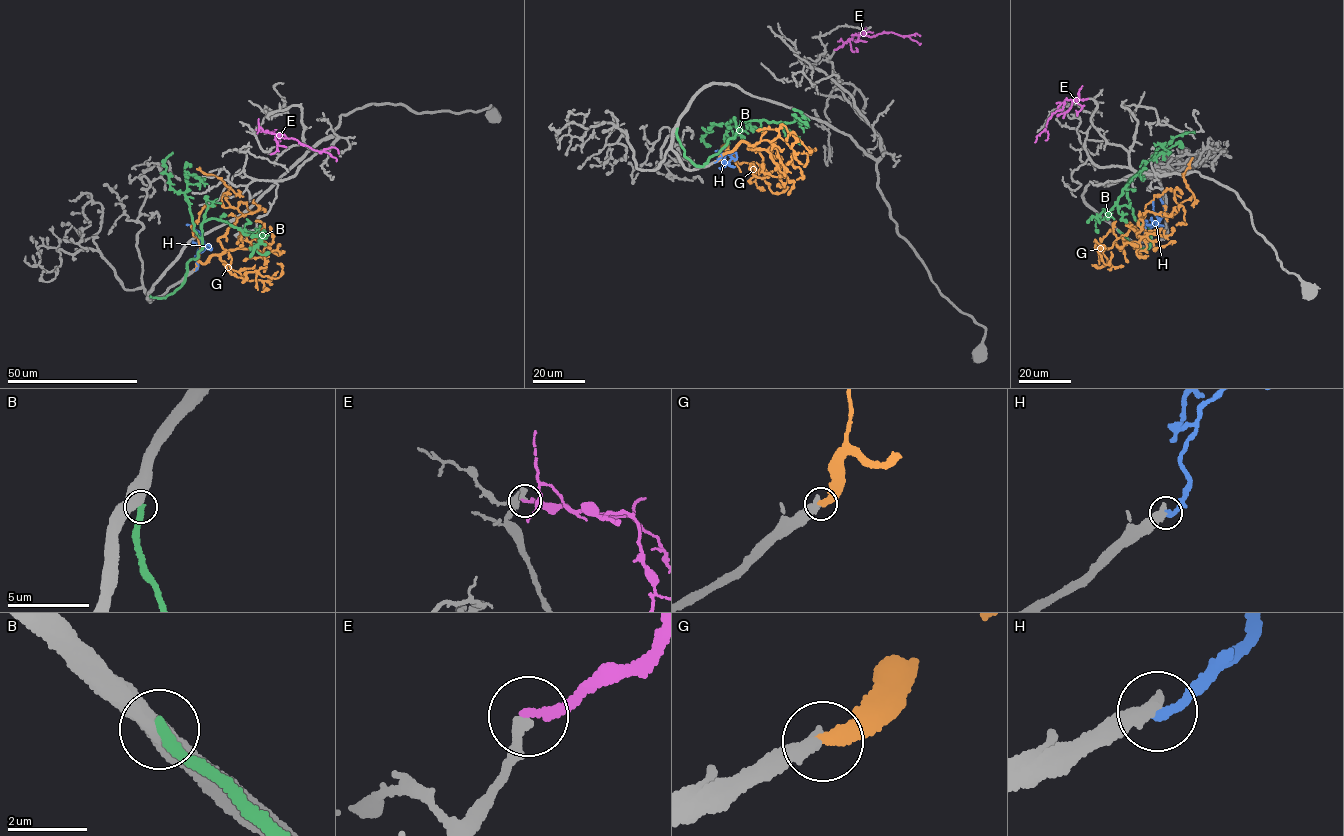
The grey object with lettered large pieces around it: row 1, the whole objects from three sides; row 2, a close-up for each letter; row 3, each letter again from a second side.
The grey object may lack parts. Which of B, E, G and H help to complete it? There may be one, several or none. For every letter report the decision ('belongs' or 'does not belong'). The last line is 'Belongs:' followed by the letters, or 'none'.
B: does not belong
E: belongs
G: belongs
H: does not belong
Belongs: E, G

